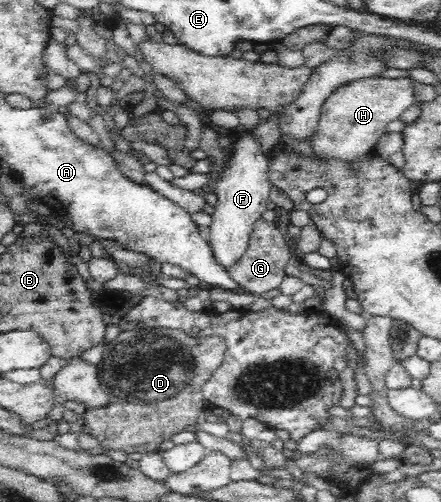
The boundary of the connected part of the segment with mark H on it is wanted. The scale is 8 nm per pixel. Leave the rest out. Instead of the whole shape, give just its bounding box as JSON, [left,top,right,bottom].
[308,76,415,159]

